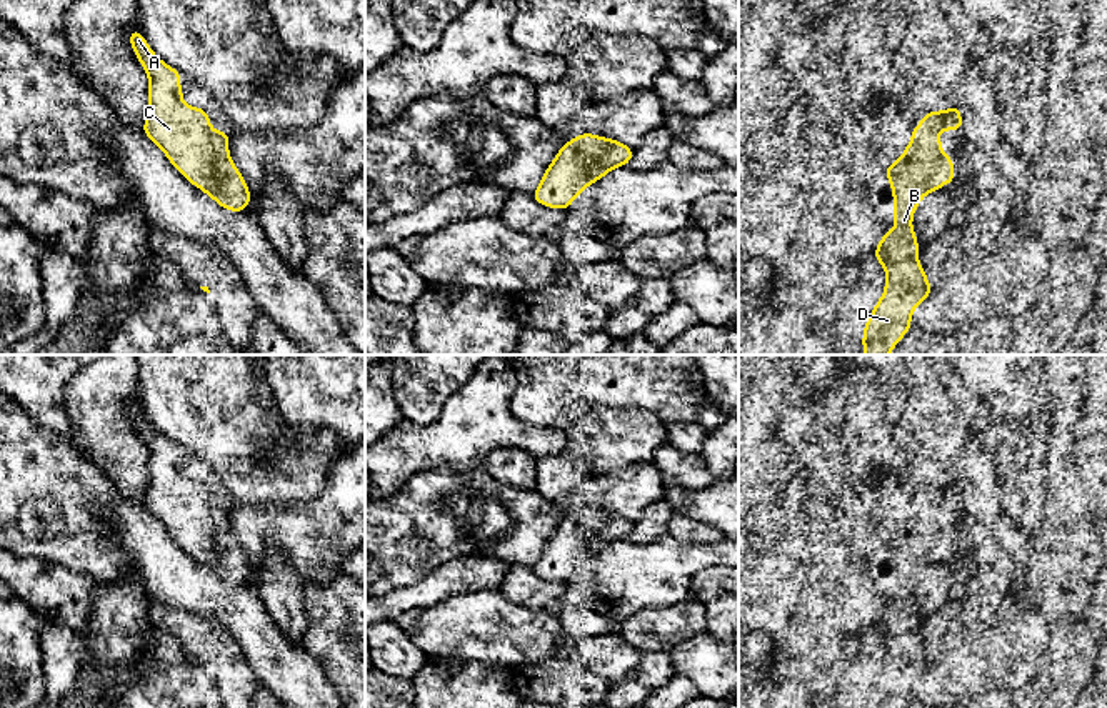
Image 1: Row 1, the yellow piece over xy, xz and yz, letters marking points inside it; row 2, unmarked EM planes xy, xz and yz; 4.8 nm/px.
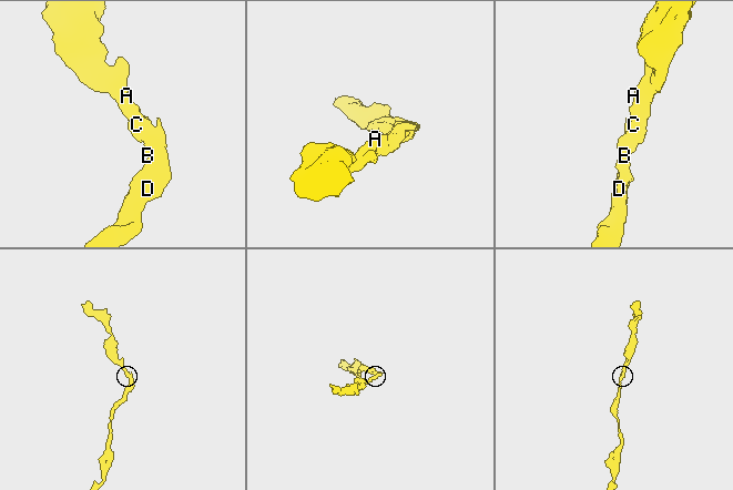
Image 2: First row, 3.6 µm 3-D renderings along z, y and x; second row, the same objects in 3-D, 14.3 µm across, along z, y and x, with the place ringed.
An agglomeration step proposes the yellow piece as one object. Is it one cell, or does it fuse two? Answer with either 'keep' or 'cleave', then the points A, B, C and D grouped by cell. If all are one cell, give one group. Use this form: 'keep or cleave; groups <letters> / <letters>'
keep; groups A B C D

